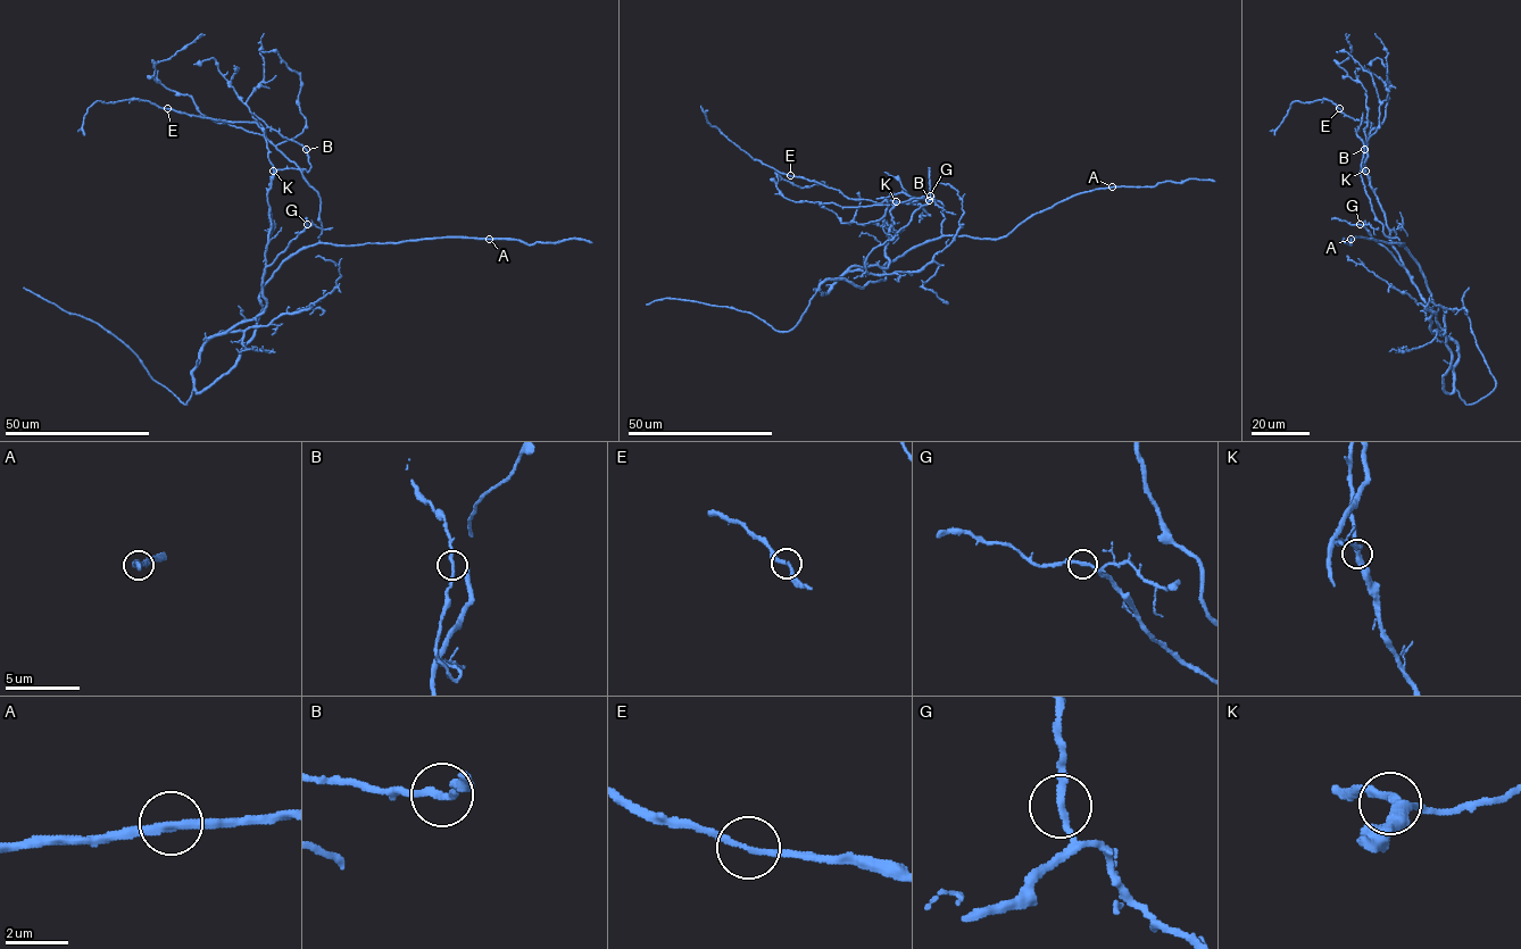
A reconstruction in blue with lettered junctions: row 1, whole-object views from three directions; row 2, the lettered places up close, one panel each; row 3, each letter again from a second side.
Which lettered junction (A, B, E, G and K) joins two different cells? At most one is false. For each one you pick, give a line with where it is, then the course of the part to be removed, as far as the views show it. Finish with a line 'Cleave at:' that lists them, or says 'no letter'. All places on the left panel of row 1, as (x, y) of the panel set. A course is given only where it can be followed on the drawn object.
Cleave at: no letter

